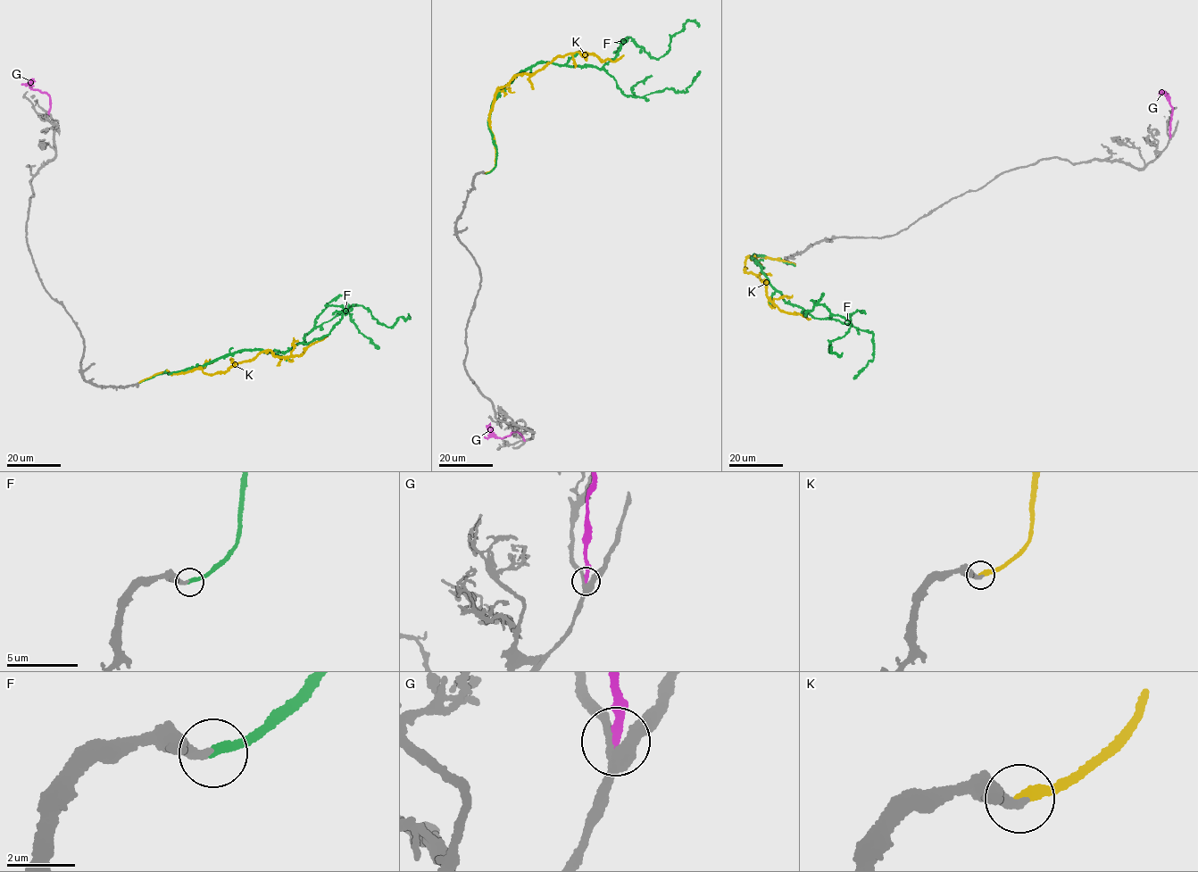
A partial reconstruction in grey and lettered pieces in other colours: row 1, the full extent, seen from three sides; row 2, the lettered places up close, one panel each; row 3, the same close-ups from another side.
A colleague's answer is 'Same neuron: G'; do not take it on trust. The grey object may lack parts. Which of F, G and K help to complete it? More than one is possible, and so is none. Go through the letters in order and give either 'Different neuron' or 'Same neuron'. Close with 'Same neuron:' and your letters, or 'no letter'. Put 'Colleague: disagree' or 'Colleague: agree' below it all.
F: Same neuron
G: Different neuron
K: Different neuron
Same neuron: F
Colleague: disagree

